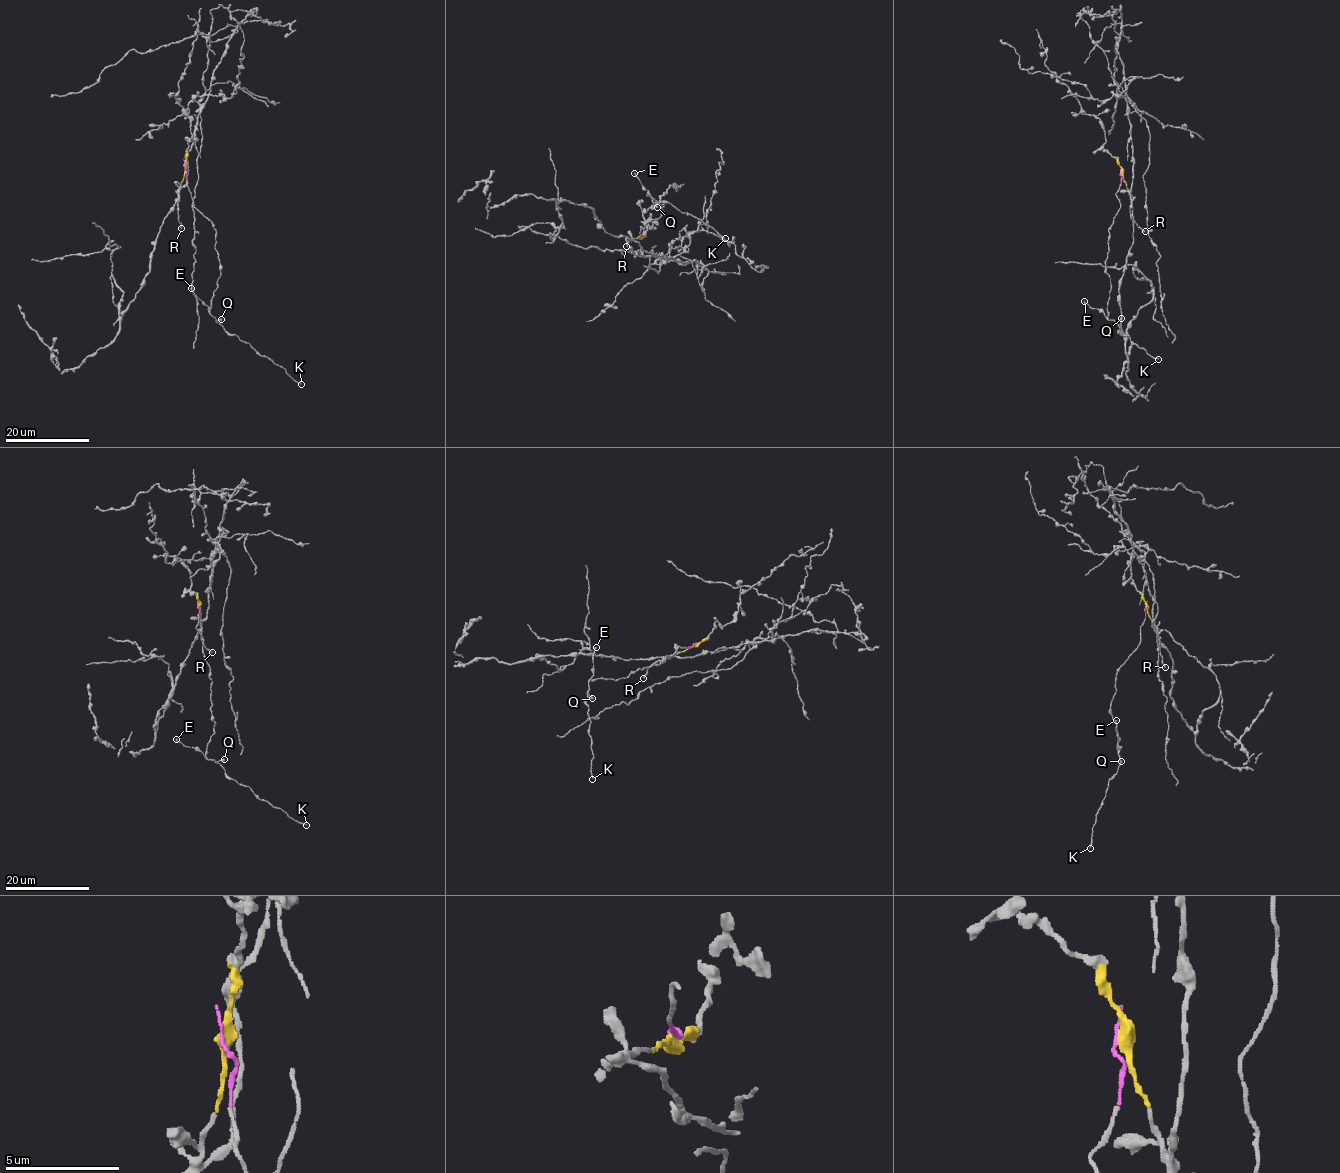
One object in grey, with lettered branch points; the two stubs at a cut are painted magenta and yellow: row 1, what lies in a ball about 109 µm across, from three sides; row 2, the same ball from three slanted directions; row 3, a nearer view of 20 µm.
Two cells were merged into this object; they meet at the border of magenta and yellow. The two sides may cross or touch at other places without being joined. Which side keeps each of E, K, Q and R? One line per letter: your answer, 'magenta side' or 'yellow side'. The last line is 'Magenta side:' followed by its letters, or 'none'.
E: magenta side
K: magenta side
Q: magenta side
R: yellow side
Magenta side: E, K, Q

